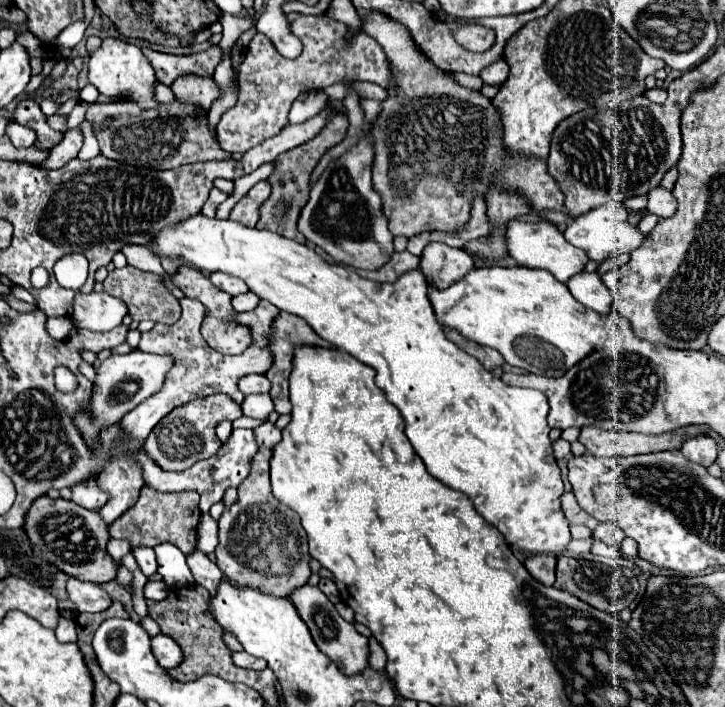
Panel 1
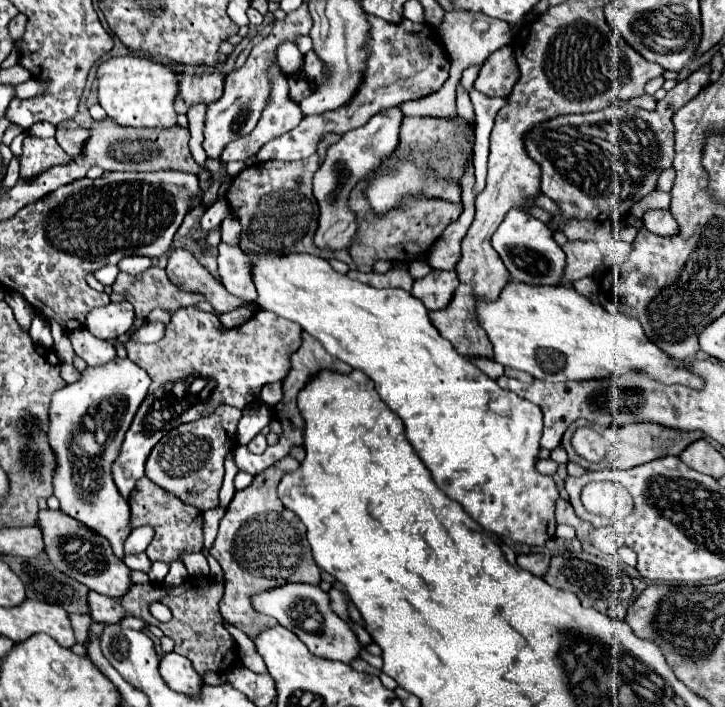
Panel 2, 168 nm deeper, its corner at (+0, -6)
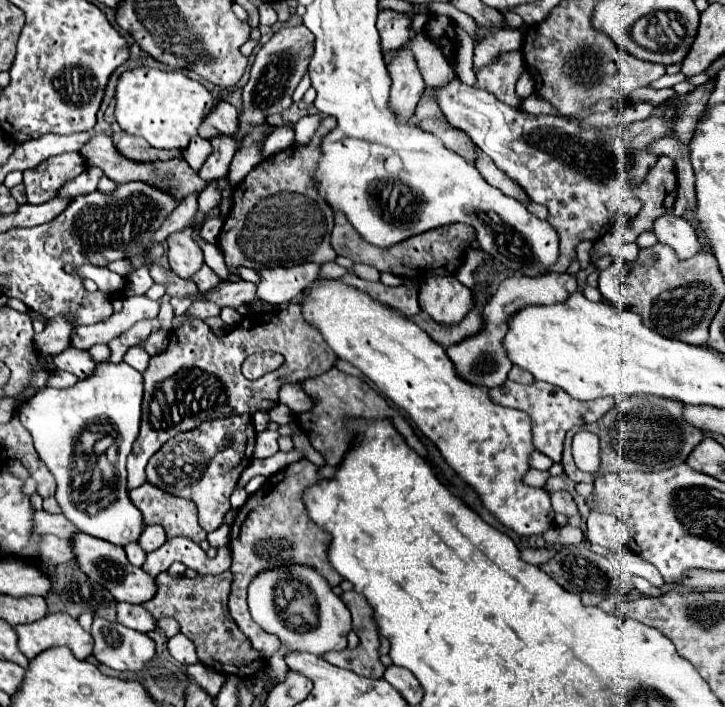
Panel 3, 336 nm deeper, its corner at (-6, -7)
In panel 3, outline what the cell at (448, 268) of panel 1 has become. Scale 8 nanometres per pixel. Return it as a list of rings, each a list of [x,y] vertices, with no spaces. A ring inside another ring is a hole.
[[[429,275],[419,285],[419,305],[437,323],[455,325],[473,305],[473,293],[455,275]]]

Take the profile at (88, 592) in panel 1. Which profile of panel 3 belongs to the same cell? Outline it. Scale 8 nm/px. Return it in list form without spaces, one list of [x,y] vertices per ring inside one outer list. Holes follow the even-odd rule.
[[[117,603],[117,623],[149,633],[155,627],[155,619],[149,615],[149,611],[143,605],[127,605],[127,603]]]

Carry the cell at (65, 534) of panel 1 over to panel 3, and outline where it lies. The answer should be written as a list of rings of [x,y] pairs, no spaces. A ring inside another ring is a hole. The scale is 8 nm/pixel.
[[[75,533],[71,537],[71,545],[75,547],[75,561],[77,561],[79,569],[85,571],[85,575],[89,579],[95,579],[95,583],[101,583],[103,587],[107,587],[107,591],[111,591],[111,595],[117,601],[141,605],[155,595],[155,579],[151,575],[147,575],[141,567],[133,567],[131,563],[127,563],[125,551],[119,545],[111,545],[103,539],[91,537],[87,533]]]

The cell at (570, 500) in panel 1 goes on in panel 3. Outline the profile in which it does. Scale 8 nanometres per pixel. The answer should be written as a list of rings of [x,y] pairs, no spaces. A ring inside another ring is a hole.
[[[555,491],[555,493],[551,493],[551,503],[553,503],[555,513],[563,513],[563,515],[567,515],[567,517],[573,517],[573,515],[579,513],[573,497],[571,497],[569,493],[565,493],[565,491]]]

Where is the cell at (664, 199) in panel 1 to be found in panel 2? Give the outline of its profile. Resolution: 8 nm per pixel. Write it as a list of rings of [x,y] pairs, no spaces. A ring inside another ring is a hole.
[[[649,210],[649,212],[645,212],[643,224],[649,232],[653,232],[657,236],[665,236],[665,238],[675,236],[677,230],[679,230],[679,226],[677,226],[677,222],[675,222],[675,218],[669,210]]]

